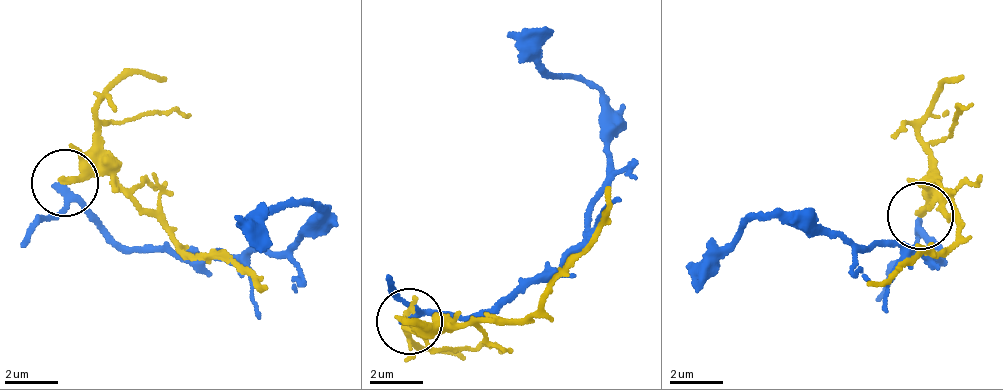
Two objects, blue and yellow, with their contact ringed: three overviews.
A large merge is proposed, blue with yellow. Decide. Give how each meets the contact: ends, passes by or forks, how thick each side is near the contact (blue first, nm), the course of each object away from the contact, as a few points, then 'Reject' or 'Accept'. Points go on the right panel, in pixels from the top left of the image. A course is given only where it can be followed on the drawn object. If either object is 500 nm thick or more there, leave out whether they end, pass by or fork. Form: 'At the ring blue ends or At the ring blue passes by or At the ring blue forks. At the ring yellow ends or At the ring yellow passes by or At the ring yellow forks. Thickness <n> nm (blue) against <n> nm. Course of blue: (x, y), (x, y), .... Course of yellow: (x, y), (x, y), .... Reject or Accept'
At the ring blue passes by. At the ring yellow ends. Thickness 200 nm (blue) against 280 nm. Course of blue: (922, 217), (944, 258), (908, 245), (864, 250), (851, 239), (772, 217), (739, 228), (695, 290). Course of yellow: (922, 217), (943, 192), (957, 231), (911, 263), (870, 283). Reject

